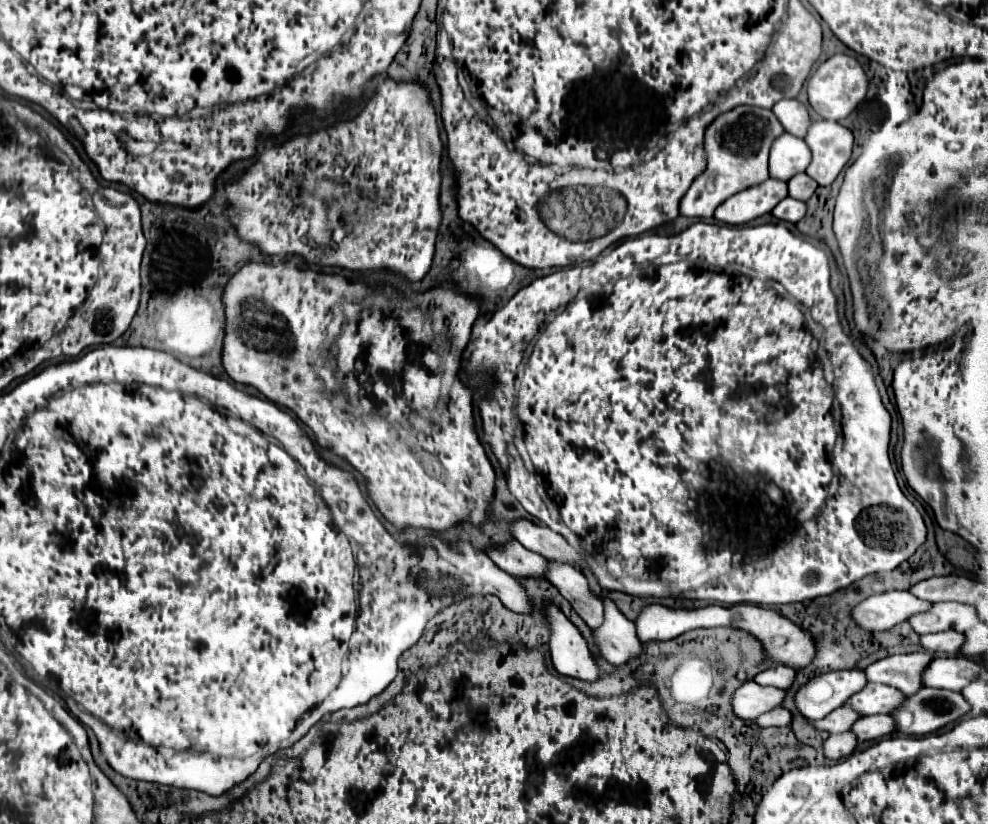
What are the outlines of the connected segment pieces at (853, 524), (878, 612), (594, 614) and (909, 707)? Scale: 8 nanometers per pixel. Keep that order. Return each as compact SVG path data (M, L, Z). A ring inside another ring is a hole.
M697 222L697 224L689 226L685 232L677 234L677 236L657 238L657 240L665 240L665 242L657 242L657 244L665 244L665 250L653 250L653 242L651 242L651 256L649 256L651 260L649 260L649 262L647 262L647 256L645 256L643 260L635 260L635 256L633 256L633 240L627 240L627 242L623 242L621 246L617 246L617 248L605 252L605 254L599 258L599 262L595 262L595 264L591 264L591 266L580 268L582 265L577 265L576 267L569 266L559 268L555 274L544 276L539 278L539 280L535 280L535 282L531 282L527 288L521 288L501 310L495 312L495 316L487 322L487 326L483 328L479 340L475 342L473 352L471 352L471 358L469 358L467 370L475 370L475 372L479 372L479 370L493 370L493 374L495 374L495 378L499 378L499 382L505 382L505 380L515 382L515 380L517 380L519 362L525 358L525 352L527 352L529 342L535 338L535 334L539 332L539 326L543 326L545 318L547 318L551 312L555 312L553 320L551 320L551 322L545 326L545 330L539 332L539 336L537 336L537 344L535 344L535 348L533 348L533 354L531 354L529 362L525 364L525 374L523 374L523 378L521 378L521 390L517 392L519 402L515 404L515 412L519 414L521 424L523 424L527 452L529 452L529 456L531 456L531 462L535 464L535 472L543 478L545 488L539 488L537 480L531 480L531 482L533 482L533 484L531 484L531 482L529 482L529 476L523 480L523 484L521 484L521 476L511 476L511 478L509 478L509 488L511 488L513 496L523 504L523 508L525 508L531 516L539 518L545 526L549 526L551 530L559 532L567 542L571 542L571 544L587 558L589 568L593 570L593 574L595 574L595 578L599 580L601 586L605 586L607 590L619 590L619 592L625 592L625 594L631 594L631 596L639 596L639 598L645 598L645 596L661 596L661 590L663 590L663 588L671 588L671 590L681 592L685 598L699 598L699 600L709 598L709 600L719 600L719 602L725 602L725 604L741 604L741 602L749 602L749 604L767 604L767 606L773 606L773 604L789 604L789 602L801 602L801 600L807 600L807 598L817 598L817 596L833 594L835 590L847 588L849 584L853 584L855 580L861 580L861 578L867 576L867 574L889 572L889 570L895 570L901 562L909 560L909 558L915 554L915 550L925 542L925 538L927 538L927 528L925 528L925 522L923 522L921 514L919 514L917 508L913 506L913 502L911 502L911 506L909 506L907 496L901 492L901 488L899 488L899 484L897 484L895 470L893 470L891 456L889 456L891 416L889 416L889 412L885 410L885 406L883 406L883 402L881 402L881 396L879 396L879 390L877 390L877 386L875 386L875 380L873 380L873 374L871 374L871 370L869 370L869 364L867 364L867 362L859 356L859 352L851 346L849 336L843 332L843 328L841 328L841 324L839 324L839 316L837 316L837 298L833 296L831 286L829 286L829 262L827 262L825 252L819 250L819 248L815 248L813 244L805 242L803 238L793 236L793 234L791 234L785 226L781 226L781 224L761 224L761 226L721 226L721 224L719 224L719 226L717 226L717 224ZM711 242L723 242L723 246L711 244ZM653 252L657 252L657 254L661 252L659 256L671 252L671 254L677 254L677 258L671 260L671 262L673 262L671 266L659 266L659 264L655 264L655 260L657 260L659 256L655 256ZM633 266L639 266L639 270L635 270L635 274L631 274L631 278L625 278L625 276L623 276L625 270L621 270L621 268L633 268ZM593 284L595 284L595 286L609 284L609 286L607 286L607 290L605 290L603 294L591 296L591 294L597 294ZM779 284L781 284L797 302L801 302L801 304L807 308L807 312L813 316L813 320L817 320L817 324L823 326L823 330L825 330L825 334L823 334L823 336L825 336L825 348L827 348L827 352L829 352L829 356L831 356L833 374L835 374L835 382L837 382L837 384L833 384L833 388L831 388L831 386L825 382L825 378L823 378L823 368L821 368L821 362L817 360L817 354L815 354L815 338L811 336L811 332L809 332L807 326L805 326L803 312L797 308L797 304L793 304L793 302L787 300L789 294L785 294L785 296L779 294ZM785 386L787 386L787 402L791 402L791 410L785 410ZM833 390L835 390L835 398L839 400L841 412L843 412L843 420L841 420L843 451L841 451L840 454L843 459L832 459L831 462L831 452L833 452L833 446L835 446L835 440L837 440L837 434L833 434L835 424L833 424L833 428L823 428L821 422L823 422L823 418L833 418L833 416L831 416L831 408L833 408ZM801 414L807 414L807 418L819 418L821 422L819 422L819 420L801 420ZM827 486L829 486L828 489L833 489L833 495L828 498Z
M883 592L869 596L861 604L857 604L851 612L853 620L871 632L891 630L895 624L907 622L911 616L929 610L933 604L915 598L911 592Z
M549 562L549 570L547 570L547 580L561 592L561 596L565 600L569 600L569 604L573 606L573 610L585 620L585 624L595 630L603 624L603 600L601 596L593 594L589 590L587 578L567 566L567 564L557 564L557 562Z
M921 688L917 694L909 696L901 710L895 710L897 732L909 736L925 736L953 724L971 710L969 702L961 692Z

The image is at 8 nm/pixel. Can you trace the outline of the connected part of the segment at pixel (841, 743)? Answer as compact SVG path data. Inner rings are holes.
M843 732L827 738L827 742L823 744L823 754L831 760L839 760L853 754L855 748L857 748L857 736L853 732Z

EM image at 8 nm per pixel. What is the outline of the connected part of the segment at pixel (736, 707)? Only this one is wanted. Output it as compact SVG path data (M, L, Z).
M745 682L733 694L733 712L743 720L755 720L757 716L781 706L785 700L785 690L765 688L757 682Z

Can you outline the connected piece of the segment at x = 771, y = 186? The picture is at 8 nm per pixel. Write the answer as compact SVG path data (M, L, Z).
M765 180L755 188L747 188L727 198L717 210L715 218L723 224L747 224L775 208L777 202L787 198L787 184L781 180Z

